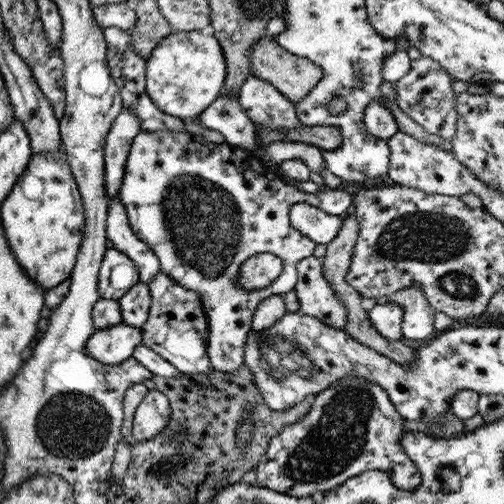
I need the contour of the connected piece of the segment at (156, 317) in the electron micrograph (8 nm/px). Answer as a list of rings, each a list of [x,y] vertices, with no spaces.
[[[163,272],[155,274],[148,285],[151,305],[149,317],[141,326],[141,344],[170,362],[180,373],[210,374],[214,372],[214,366],[210,363],[207,354],[209,322],[199,294],[174,282],[170,275]]]

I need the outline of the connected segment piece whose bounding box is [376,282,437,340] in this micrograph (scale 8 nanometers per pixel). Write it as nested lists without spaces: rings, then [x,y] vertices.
[[[417,282],[383,298],[382,301],[377,300],[376,304],[380,303],[394,303],[402,306],[403,323],[401,329],[405,338],[425,340],[437,333],[433,325],[436,311],[429,305],[424,291]]]

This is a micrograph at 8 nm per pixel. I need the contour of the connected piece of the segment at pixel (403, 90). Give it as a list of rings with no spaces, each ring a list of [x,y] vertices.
[[[423,56],[412,61],[410,70],[394,82],[398,94],[397,105],[429,133],[441,136],[448,141],[454,138],[458,118],[455,109],[457,95],[452,88],[451,81],[452,78],[447,70],[442,68],[439,62]]]

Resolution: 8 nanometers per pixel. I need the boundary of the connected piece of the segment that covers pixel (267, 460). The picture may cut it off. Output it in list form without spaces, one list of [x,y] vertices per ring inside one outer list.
[[[348,376],[338,380],[334,386],[330,386],[312,400],[315,404],[310,407],[302,420],[294,422],[292,426],[286,426],[284,430],[280,430],[279,435],[271,438],[266,452],[254,468],[259,486],[300,499],[332,491],[338,485],[346,483],[348,478],[361,472],[383,470],[390,475],[393,486],[398,490],[412,492],[418,489],[421,474],[399,443],[402,434],[406,434],[404,430],[406,420],[400,417],[400,413],[378,384],[366,382],[362,377]]]

